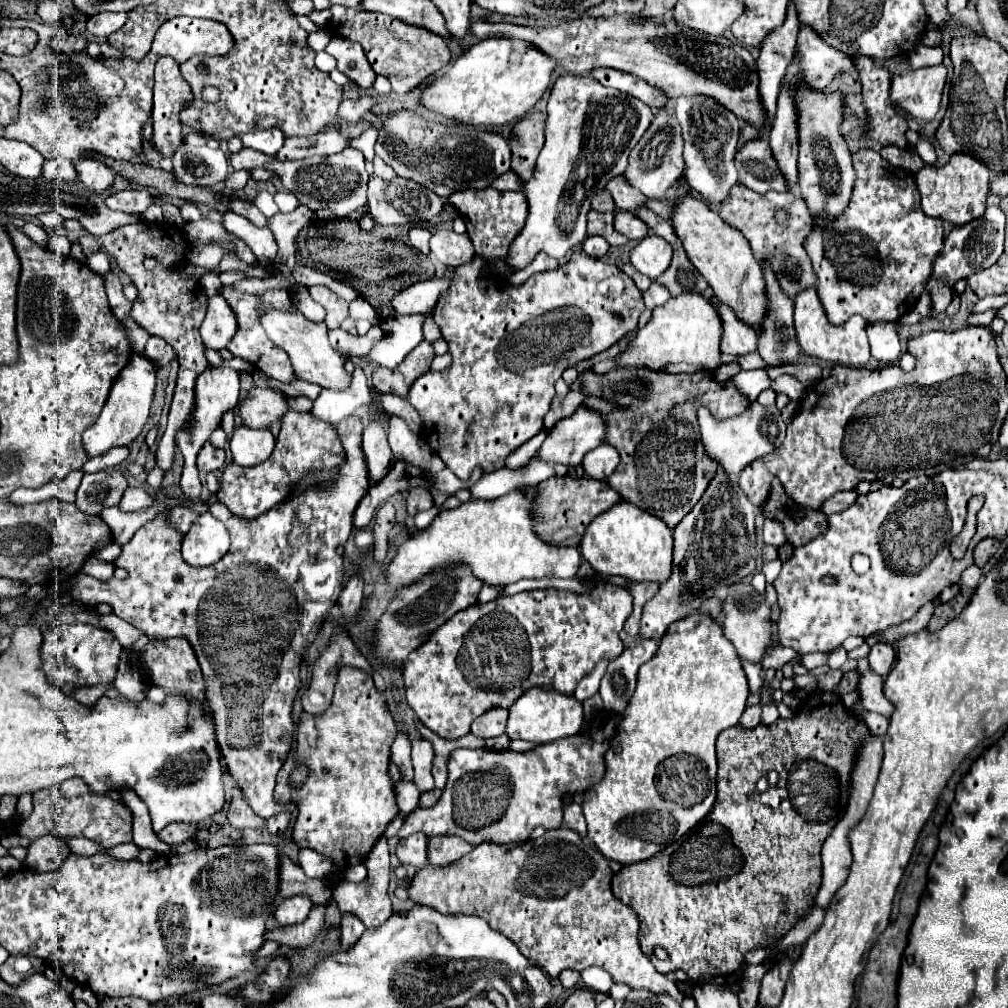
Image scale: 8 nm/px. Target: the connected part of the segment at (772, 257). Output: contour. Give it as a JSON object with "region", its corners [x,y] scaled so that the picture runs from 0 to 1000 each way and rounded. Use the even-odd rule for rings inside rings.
{"region":[[[732,181],[726,185],[720,200],[716,200],[714,214],[718,220],[732,226],[740,234],[752,260],[764,258],[768,274],[772,276],[772,282],[776,284],[776,290],[784,292],[784,296],[790,296],[796,288],[810,284],[812,278],[806,268],[804,256],[798,248],[798,240],[804,234],[804,228],[808,226],[808,218],[800,206],[800,202],[796,200],[792,188],[786,188],[782,192],[774,192],[768,188],[764,188],[760,192],[752,192]],[[772,206],[780,208],[780,212],[784,212],[782,220],[790,220],[790,224],[772,224],[770,216],[768,216]]]}

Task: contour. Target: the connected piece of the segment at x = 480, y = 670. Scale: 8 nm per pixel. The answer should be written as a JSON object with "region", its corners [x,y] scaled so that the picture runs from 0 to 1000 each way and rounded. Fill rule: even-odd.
{"region":[[[597,571],[579,577],[579,581],[579,589],[552,583],[526,585],[484,599],[470,599],[450,609],[429,629],[427,637],[407,647],[401,657],[403,696],[415,714],[437,732],[452,734],[466,726],[466,718],[476,708],[486,702],[506,702],[526,681],[546,681],[558,688],[569,688],[571,679],[589,665],[591,657],[605,657],[617,649],[619,639],[613,629],[627,607],[623,585],[601,577]]]}

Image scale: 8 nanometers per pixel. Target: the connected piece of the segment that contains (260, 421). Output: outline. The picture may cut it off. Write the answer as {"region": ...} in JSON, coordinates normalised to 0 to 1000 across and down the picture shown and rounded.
{"region":[[[250,383],[244,397],[238,399],[236,411],[240,421],[248,425],[266,425],[284,411],[284,393],[270,385]]]}

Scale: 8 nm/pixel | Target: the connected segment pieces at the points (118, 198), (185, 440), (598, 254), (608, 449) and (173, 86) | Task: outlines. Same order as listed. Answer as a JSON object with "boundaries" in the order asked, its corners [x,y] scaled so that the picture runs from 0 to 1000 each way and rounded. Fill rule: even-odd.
{"boundaries":[[[[121,188],[105,196],[107,206],[131,210],[131,212],[143,212],[145,206],[151,202],[151,194],[147,188]]],[[[206,364],[194,375],[194,385],[192,385],[192,409],[188,413],[188,417],[177,427],[175,431],[175,442],[183,452],[183,463],[179,476],[179,482],[187,496],[197,494],[200,481],[197,475],[197,469],[194,463],[194,450],[196,446],[208,437],[208,431],[218,423],[220,411],[224,407],[234,405],[236,401],[236,369],[229,365],[223,364]]],[[[585,234],[585,236],[579,240],[579,246],[577,246],[577,248],[579,248],[585,256],[597,256],[597,254],[601,254],[603,246],[605,246],[605,242],[603,242],[599,236],[595,236],[595,234]]],[[[595,440],[591,446],[581,450],[581,454],[577,456],[577,464],[585,474],[601,476],[611,466],[613,458],[615,458],[615,452],[611,444],[605,440]]],[[[159,58],[155,62],[155,85],[153,85],[153,107],[151,107],[151,145],[165,157],[171,157],[173,149],[181,143],[181,123],[177,117],[179,107],[190,99],[190,89],[187,81],[179,75],[179,63],[173,58]]]]}

